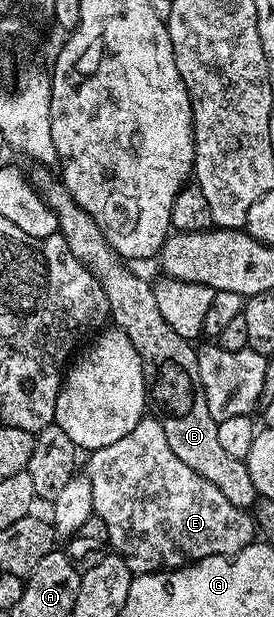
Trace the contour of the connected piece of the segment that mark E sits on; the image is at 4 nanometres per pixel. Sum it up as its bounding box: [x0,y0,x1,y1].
[85,417,257,576]

